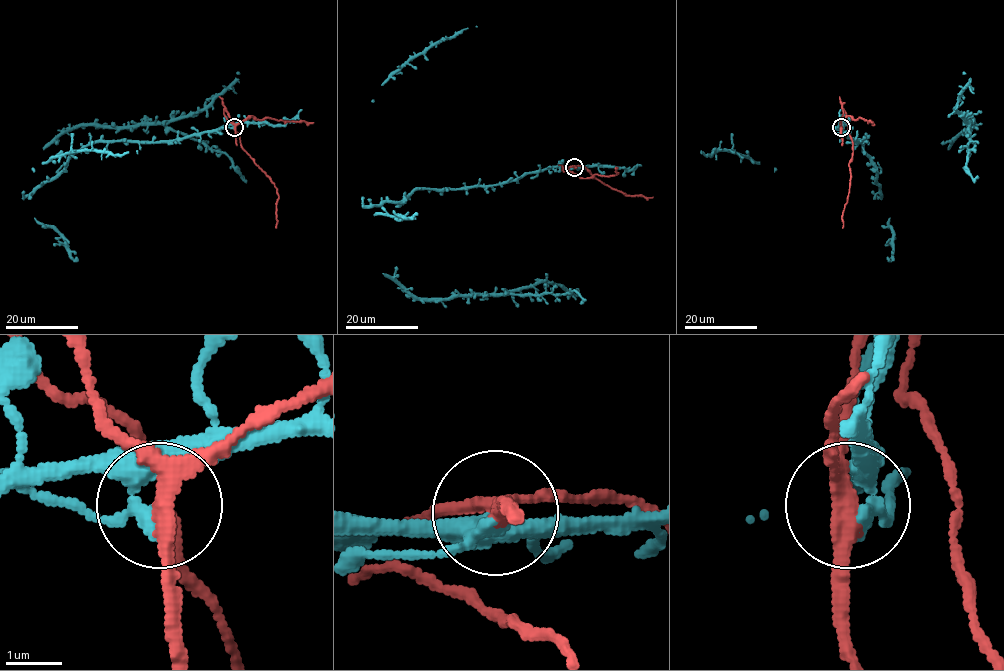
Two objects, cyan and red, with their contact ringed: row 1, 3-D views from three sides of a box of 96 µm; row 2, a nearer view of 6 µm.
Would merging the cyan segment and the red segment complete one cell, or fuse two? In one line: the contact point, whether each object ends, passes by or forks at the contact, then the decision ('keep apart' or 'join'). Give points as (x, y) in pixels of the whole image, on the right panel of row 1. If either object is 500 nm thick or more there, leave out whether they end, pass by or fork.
at (841, 127); cyan passes by; red forks there; keep apart

